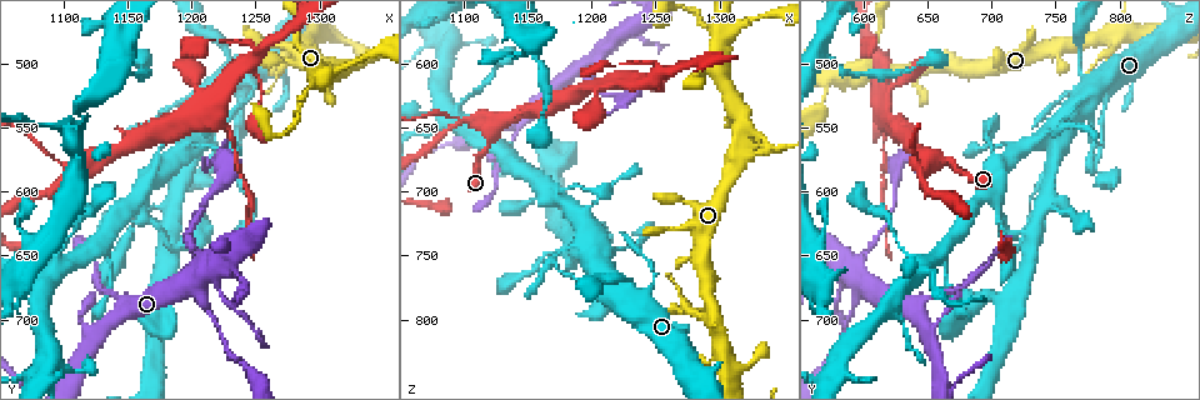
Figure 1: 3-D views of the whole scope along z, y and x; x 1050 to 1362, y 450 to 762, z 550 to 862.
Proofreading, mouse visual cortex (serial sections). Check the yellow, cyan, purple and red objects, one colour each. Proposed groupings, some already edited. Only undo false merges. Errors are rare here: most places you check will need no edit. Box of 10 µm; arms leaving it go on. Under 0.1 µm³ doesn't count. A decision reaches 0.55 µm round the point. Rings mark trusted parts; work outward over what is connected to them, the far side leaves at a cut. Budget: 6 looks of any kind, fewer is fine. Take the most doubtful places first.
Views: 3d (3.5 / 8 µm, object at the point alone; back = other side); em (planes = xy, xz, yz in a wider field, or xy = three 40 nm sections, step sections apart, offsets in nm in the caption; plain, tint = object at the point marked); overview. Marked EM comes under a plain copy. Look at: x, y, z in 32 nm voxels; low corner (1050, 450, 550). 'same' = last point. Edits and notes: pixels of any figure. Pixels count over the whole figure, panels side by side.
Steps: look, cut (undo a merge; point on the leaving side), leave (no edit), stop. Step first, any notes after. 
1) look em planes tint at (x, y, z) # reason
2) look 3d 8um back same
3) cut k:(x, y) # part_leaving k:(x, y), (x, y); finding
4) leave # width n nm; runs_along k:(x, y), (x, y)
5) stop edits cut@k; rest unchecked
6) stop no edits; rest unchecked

look 3d 8um at (1094, 662, 642) # small branch off a trunk

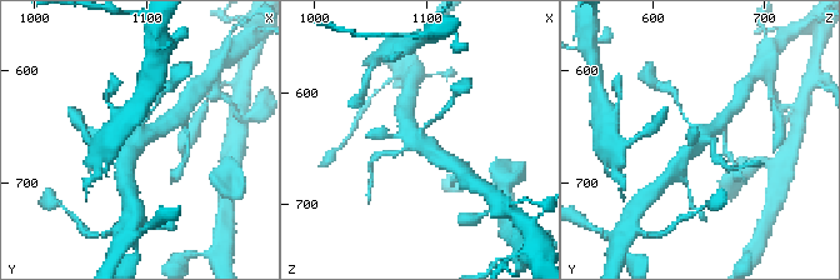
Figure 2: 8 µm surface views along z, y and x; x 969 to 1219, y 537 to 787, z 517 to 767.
look em xy step 1 tint same # now the EM

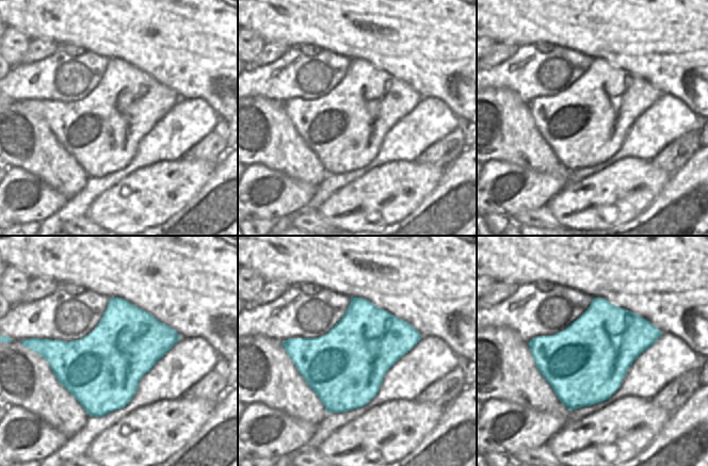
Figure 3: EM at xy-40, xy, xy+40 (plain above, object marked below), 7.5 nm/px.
leave # width 600 nm; runs_along 2:(166, 123), (146, 133), (125, 164); continuous, no second cell

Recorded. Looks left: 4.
look 3d 8um back at (1204, 666, 594) # small branch off a trunk

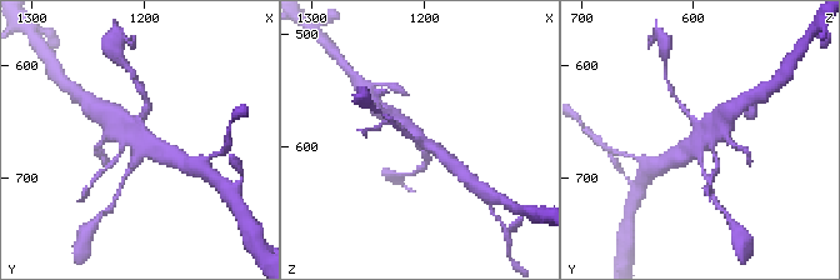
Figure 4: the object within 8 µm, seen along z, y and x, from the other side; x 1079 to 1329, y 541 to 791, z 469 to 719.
look em xy step 3 tint same # shape alone is not enough

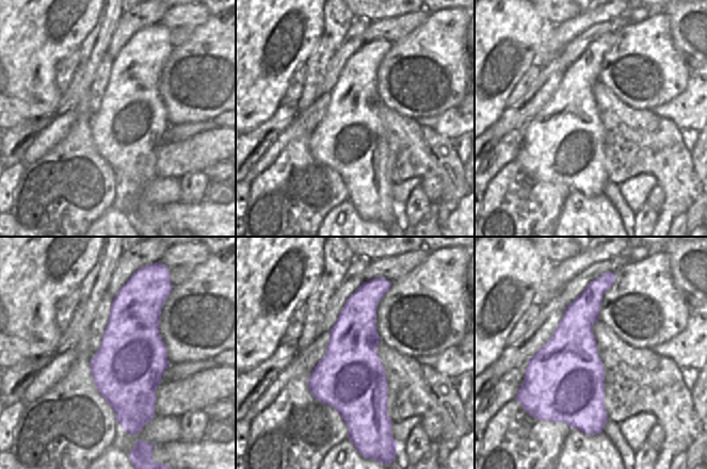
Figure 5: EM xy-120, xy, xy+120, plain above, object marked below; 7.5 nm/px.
leave # width 500 nm; runs_along 4:(446, 158), (431, 149), (396, 119); one cell here

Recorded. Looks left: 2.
look 3d 3.5um at (1116, 582, 646) # sudden change in width

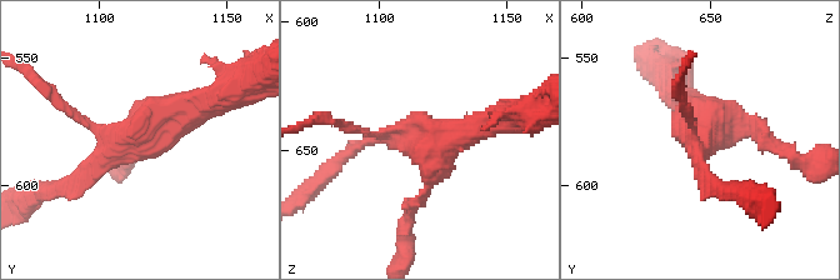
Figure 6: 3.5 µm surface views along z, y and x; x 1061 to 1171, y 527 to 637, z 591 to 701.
look em planes tint at (1116, 581, 646)

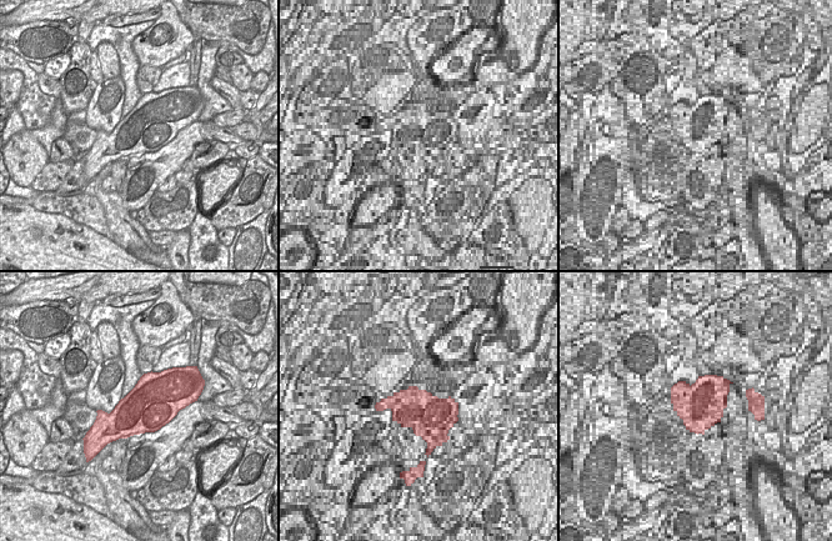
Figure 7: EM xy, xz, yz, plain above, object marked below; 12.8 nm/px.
leave # continuous, no second cell

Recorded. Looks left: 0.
stop no edits; rest unchecked

